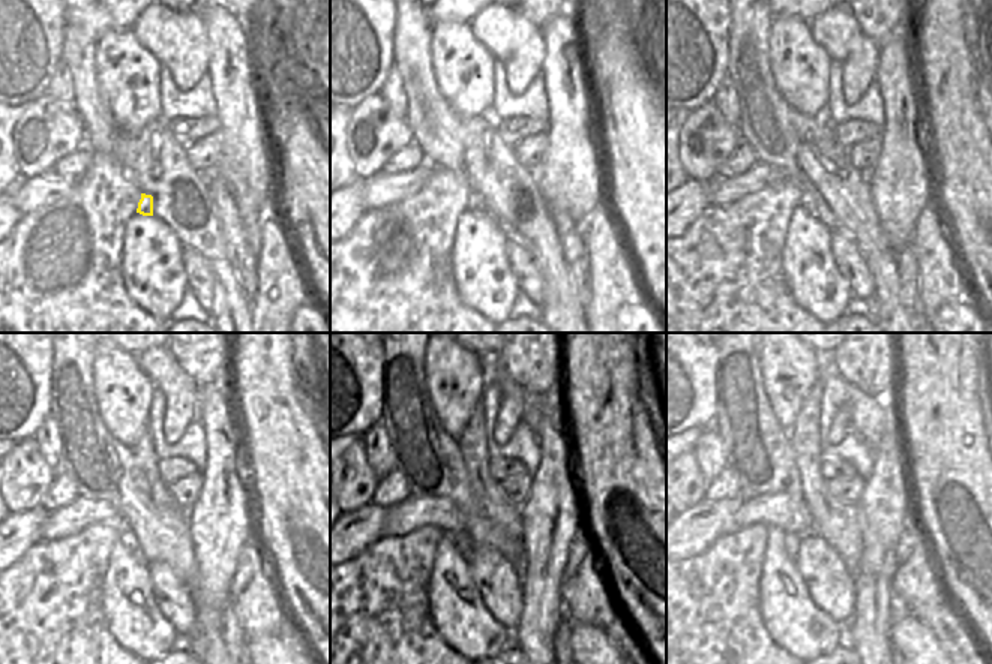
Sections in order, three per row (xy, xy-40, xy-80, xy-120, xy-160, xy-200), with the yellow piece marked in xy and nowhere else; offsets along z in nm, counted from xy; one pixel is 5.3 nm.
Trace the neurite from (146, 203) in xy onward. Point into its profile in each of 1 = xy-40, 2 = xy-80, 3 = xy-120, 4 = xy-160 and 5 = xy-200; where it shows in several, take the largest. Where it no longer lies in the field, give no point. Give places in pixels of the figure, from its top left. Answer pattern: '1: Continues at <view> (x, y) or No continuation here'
1: Continues at xy-40 (474, 204)
2: Continues at xy-80 (805, 203)
3: Continues at xy-120 (126, 537)
4: Continues at xy-160 (461, 541)
5: Continues at xy-200 (790, 540)

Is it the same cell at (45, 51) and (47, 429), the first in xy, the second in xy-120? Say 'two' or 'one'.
two

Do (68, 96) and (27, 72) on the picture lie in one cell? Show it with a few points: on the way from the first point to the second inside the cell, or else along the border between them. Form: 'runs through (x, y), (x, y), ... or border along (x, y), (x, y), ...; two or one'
border along (59, 62), (47, 95); two

